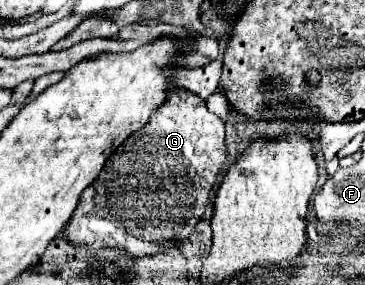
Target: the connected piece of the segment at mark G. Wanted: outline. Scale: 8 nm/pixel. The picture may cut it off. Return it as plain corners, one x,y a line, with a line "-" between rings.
174,86
148,124
118,146
96,182
82,192
64,228
64,238
76,248
86,246
90,254
100,248
116,248
134,260
186,240
202,220
210,190
226,168
224,136
224,122
208,112
206,102
190,90

